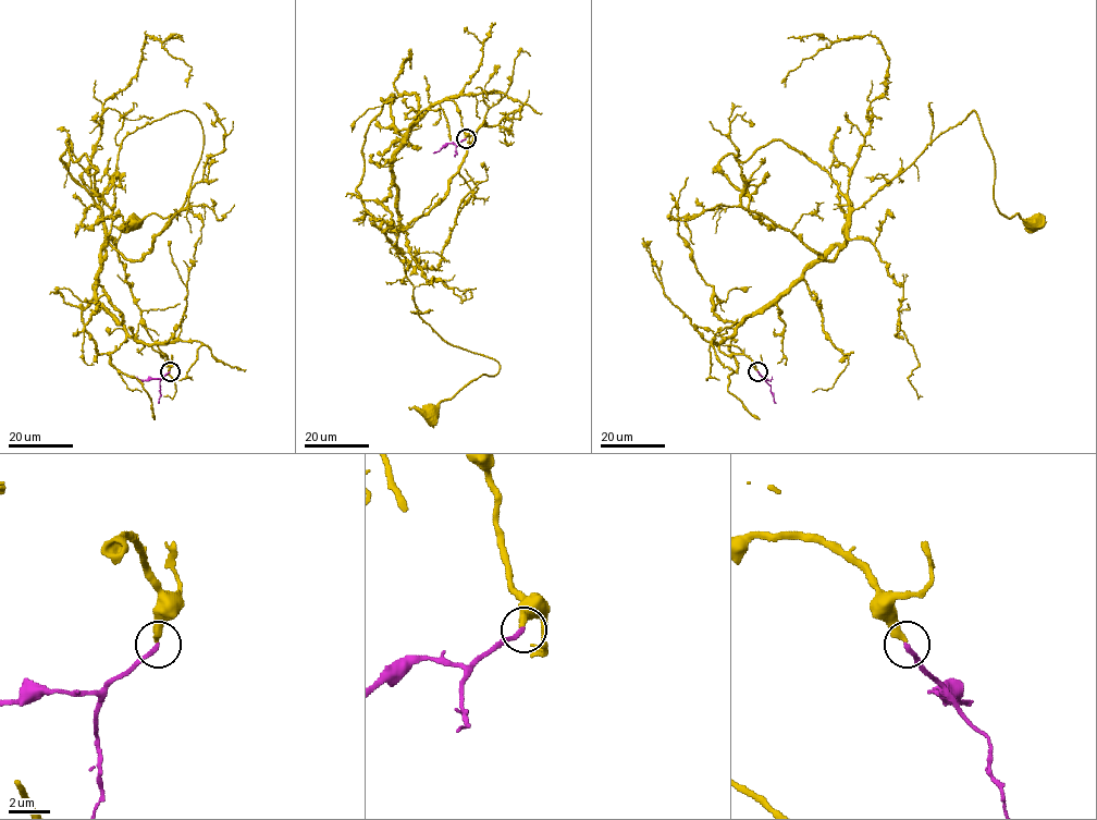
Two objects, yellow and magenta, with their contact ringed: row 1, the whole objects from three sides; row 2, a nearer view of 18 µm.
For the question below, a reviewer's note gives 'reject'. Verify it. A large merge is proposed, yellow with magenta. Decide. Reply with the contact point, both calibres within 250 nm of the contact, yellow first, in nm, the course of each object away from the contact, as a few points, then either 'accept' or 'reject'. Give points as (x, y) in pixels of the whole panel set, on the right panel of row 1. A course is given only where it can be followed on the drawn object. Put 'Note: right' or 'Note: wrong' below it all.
place (757, 371); calibres 360 and 240 nm; course yellow (757, 370), (718, 346), (840, 245), (847, 218), (973, 110), (995, 161), (995, 204), (1034, 223); course magenta (757, 370), (771, 387), (776, 403); accept
Note: wrong

